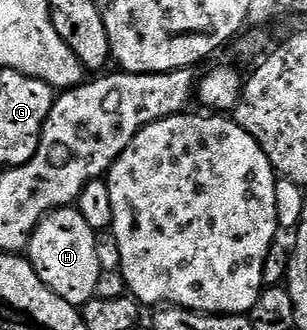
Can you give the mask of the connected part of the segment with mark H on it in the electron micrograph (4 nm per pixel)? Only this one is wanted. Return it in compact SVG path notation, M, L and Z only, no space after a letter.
M76 206L59 208L43 216L28 237L26 258L34 266L38 278L42 278L47 288L62 298L62 302L83 306L96 297L102 263L96 232L78 209Z

